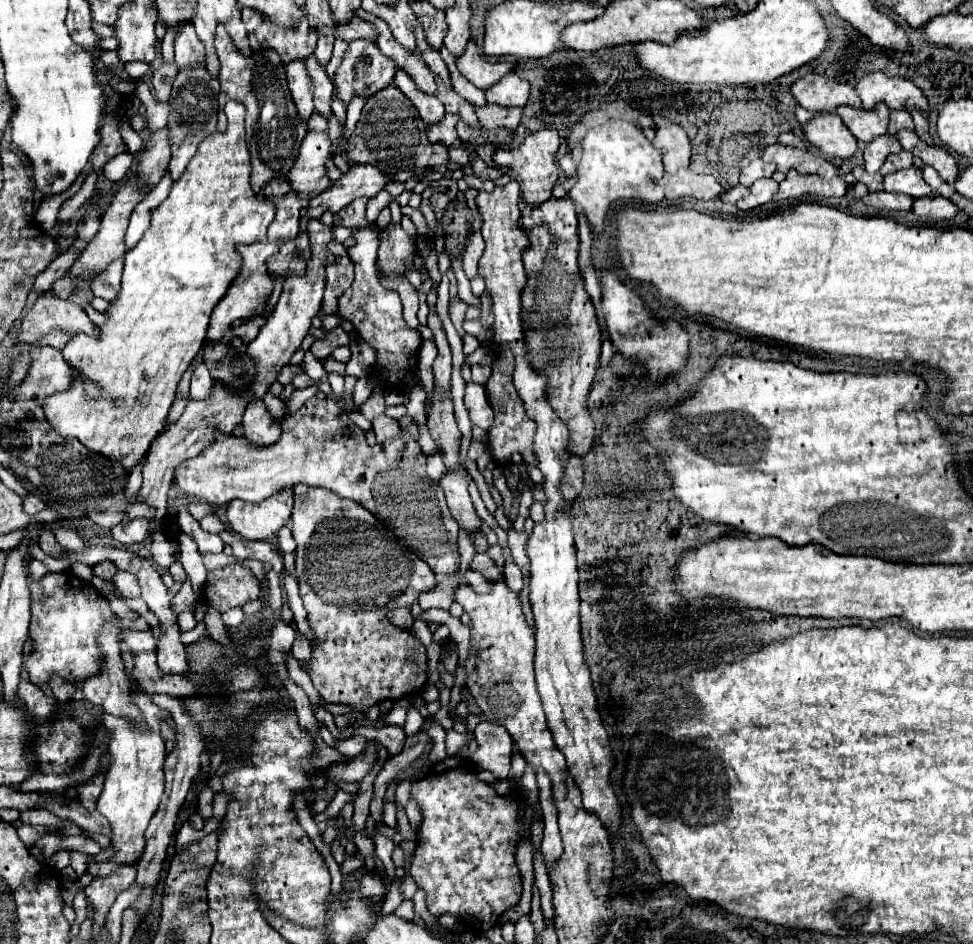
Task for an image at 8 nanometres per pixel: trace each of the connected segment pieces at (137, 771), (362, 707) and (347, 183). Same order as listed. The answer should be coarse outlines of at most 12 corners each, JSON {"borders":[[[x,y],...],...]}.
{"borders":[[[136,687],[148,729],[104,715],[112,767],[96,809],[110,861],[134,865],[164,793],[162,711]],[[294,485],[320,697],[422,691],[426,647],[384,615],[436,585],[370,511]],[[354,165],[340,181],[310,199],[302,221],[336,215],[358,197],[372,199],[386,177]]]}

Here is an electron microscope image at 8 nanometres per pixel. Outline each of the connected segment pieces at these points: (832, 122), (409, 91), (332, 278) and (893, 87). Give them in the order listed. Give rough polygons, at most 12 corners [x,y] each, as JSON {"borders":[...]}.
{"borders":[[[836,113],[804,125],[806,139],[824,155],[848,159],[858,141]],[[406,73],[394,83],[416,105],[426,125],[444,117],[444,105],[422,93]],[[327,245],[336,257],[326,264],[326,287],[320,313],[338,311],[338,297],[352,285],[347,248]],[[870,73],[856,91],[864,109],[928,109],[924,93],[904,77]]]}

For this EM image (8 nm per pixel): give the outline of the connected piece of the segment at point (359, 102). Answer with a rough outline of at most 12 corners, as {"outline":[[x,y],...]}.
{"outline":[[354,97],[347,107],[346,131],[341,151],[346,154],[348,140],[355,130],[365,104]]}

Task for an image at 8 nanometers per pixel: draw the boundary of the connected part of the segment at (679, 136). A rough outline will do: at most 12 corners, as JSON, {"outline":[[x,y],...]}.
{"outline":[[654,117],[666,173],[688,169],[692,153],[686,131]]}

